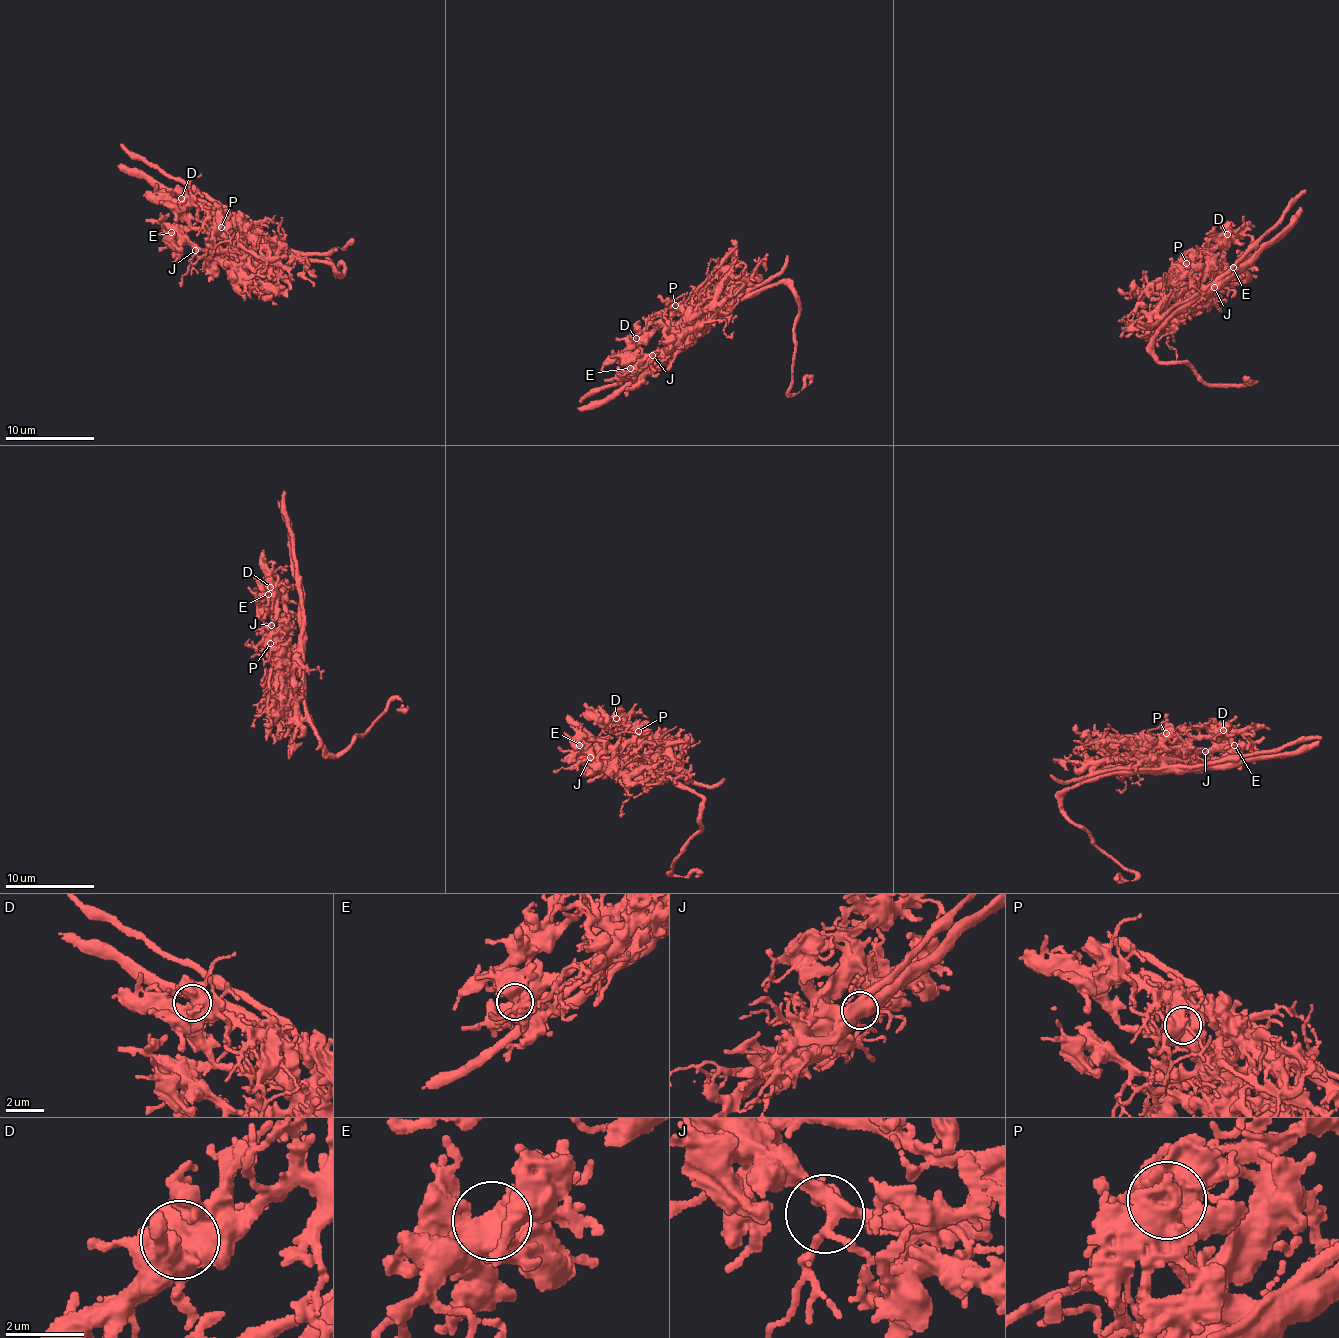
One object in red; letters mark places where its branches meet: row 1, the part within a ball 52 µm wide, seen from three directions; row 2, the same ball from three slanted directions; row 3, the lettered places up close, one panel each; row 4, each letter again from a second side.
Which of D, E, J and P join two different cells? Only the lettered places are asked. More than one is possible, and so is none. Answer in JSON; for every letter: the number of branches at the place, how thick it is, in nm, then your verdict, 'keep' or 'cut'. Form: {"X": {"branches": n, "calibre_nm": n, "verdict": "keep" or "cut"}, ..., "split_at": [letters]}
{"D": {"branches": 6, "calibre_nm": 600, "verdict": "keep"}, "E": {"branches": 2, "calibre_nm": 700, "verdict": "keep"}, "J": {"branches": 5, "calibre_nm": 320, "verdict": "keep"}, "P": {"branches": 4, "calibre_nm": 500, "verdict": "cut"}, "split_at": ["P"]}

